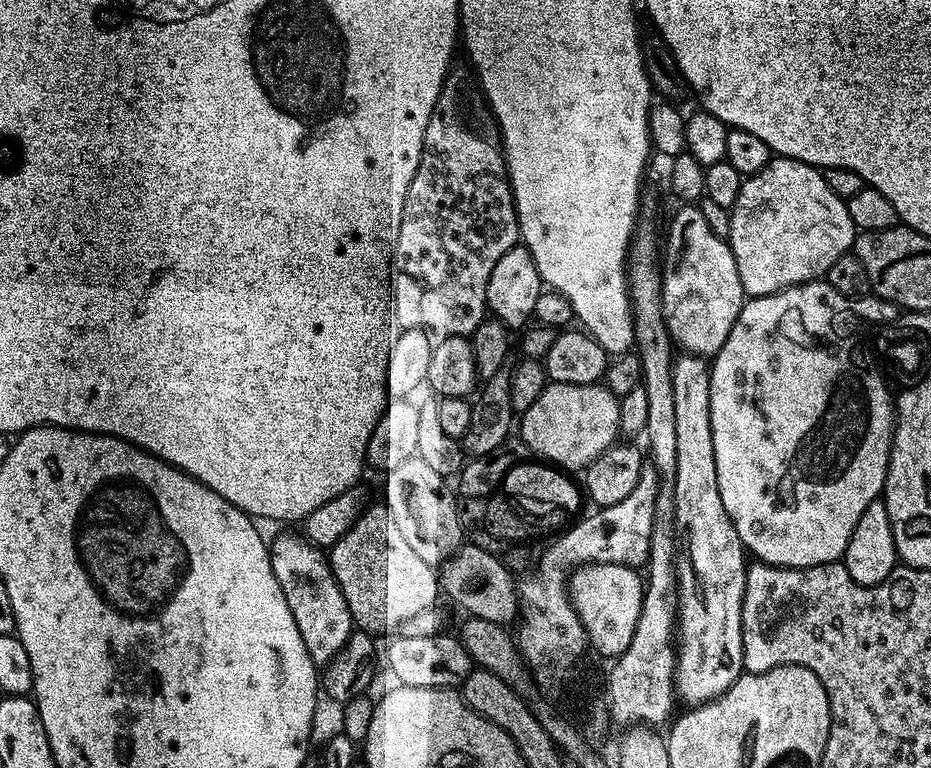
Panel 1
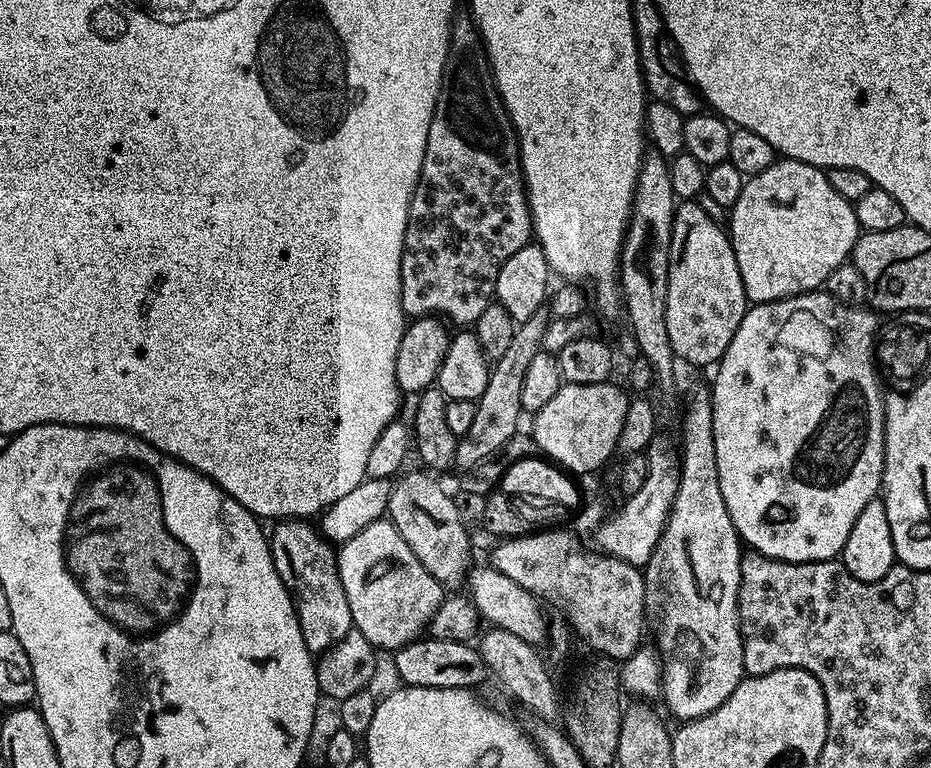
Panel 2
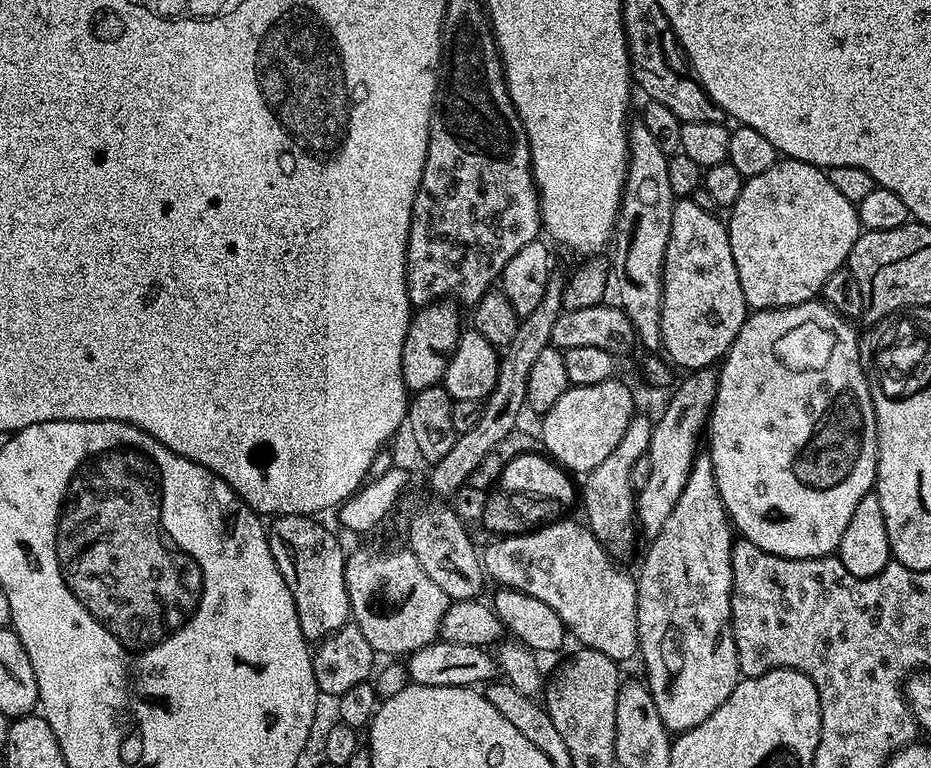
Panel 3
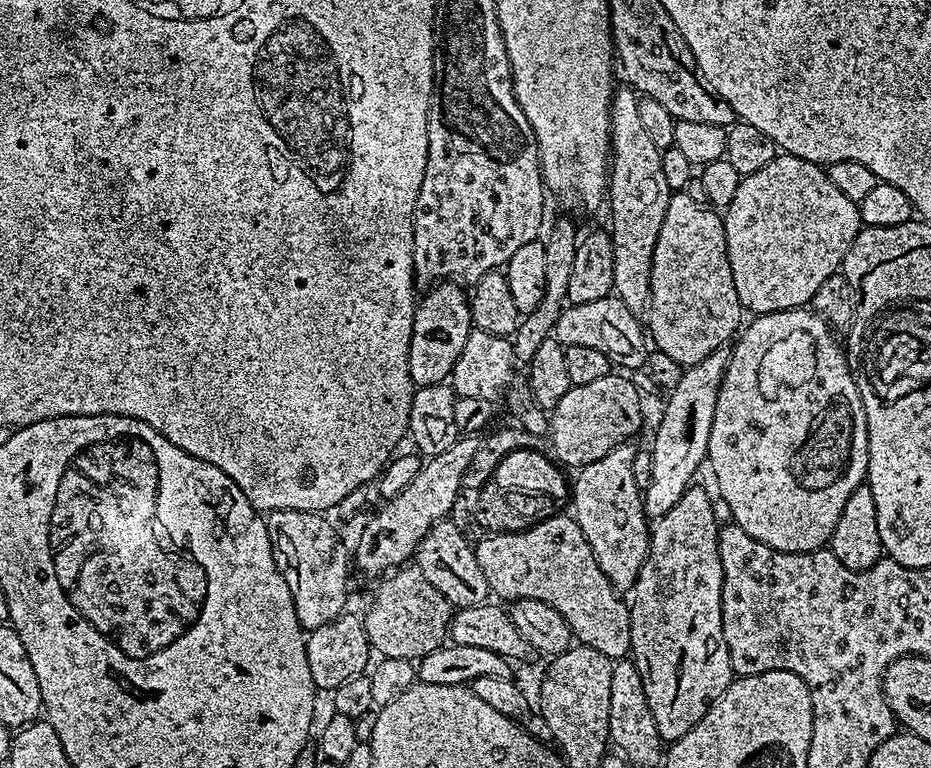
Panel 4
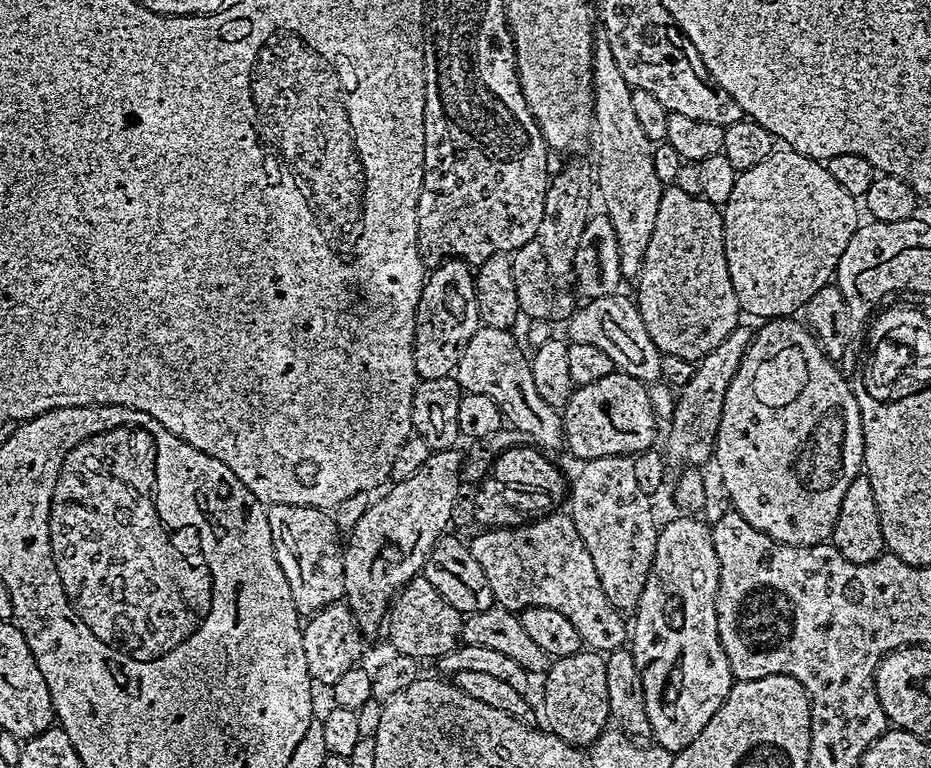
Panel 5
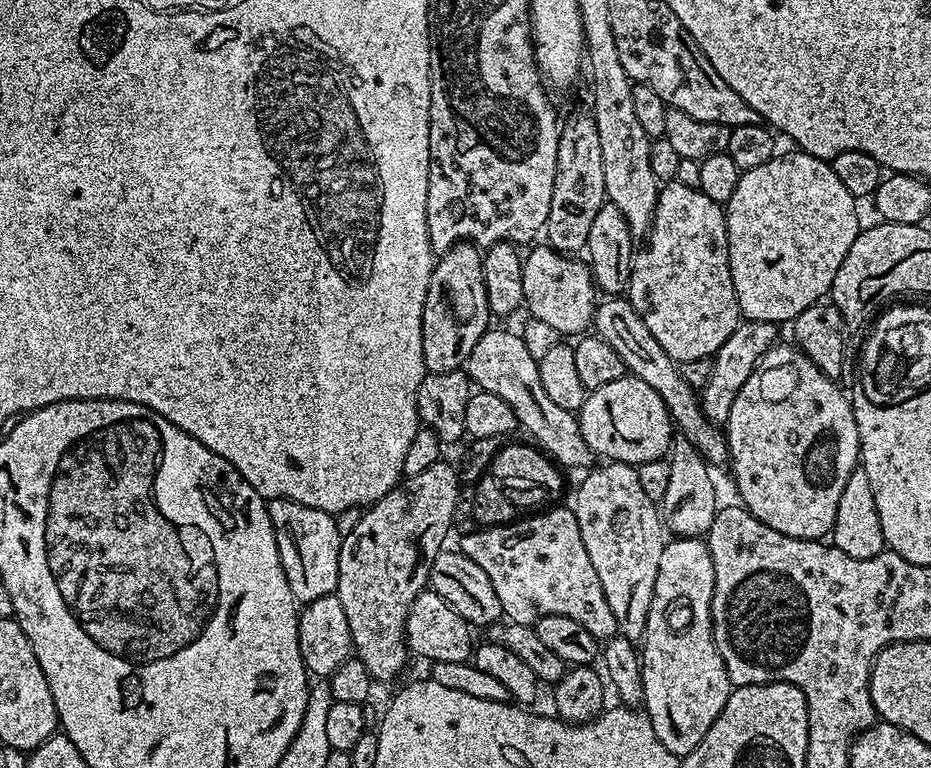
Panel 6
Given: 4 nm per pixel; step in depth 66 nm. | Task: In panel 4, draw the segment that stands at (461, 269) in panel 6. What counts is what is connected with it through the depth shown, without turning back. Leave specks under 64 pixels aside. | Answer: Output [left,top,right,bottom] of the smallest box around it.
[408,282,473,386]

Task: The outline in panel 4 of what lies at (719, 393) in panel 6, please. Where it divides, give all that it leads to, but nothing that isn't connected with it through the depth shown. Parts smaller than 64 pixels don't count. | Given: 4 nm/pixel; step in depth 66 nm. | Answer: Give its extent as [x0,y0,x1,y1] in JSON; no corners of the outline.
[643,347,728,522]

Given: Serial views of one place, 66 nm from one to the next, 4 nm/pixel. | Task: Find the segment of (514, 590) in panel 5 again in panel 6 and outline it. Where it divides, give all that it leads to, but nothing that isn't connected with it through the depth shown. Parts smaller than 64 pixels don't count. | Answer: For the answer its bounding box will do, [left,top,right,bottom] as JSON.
[459,507,617,642]

